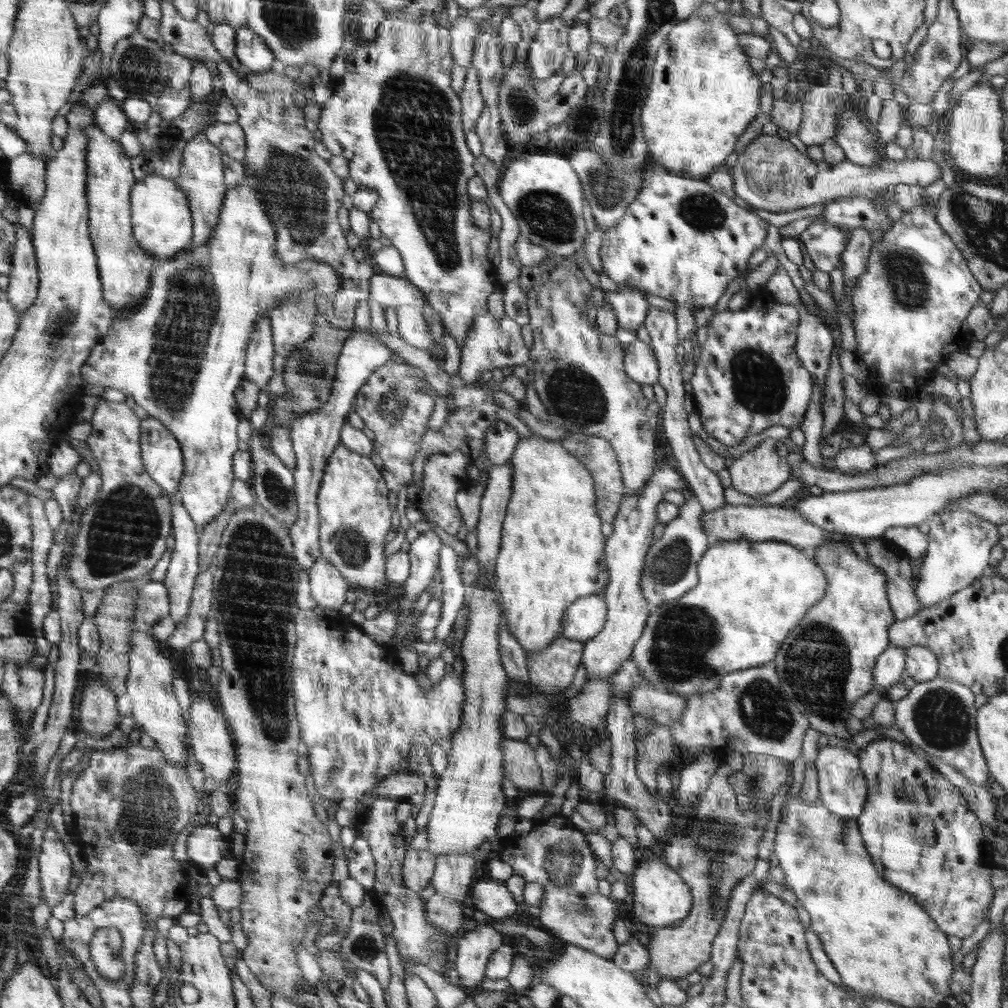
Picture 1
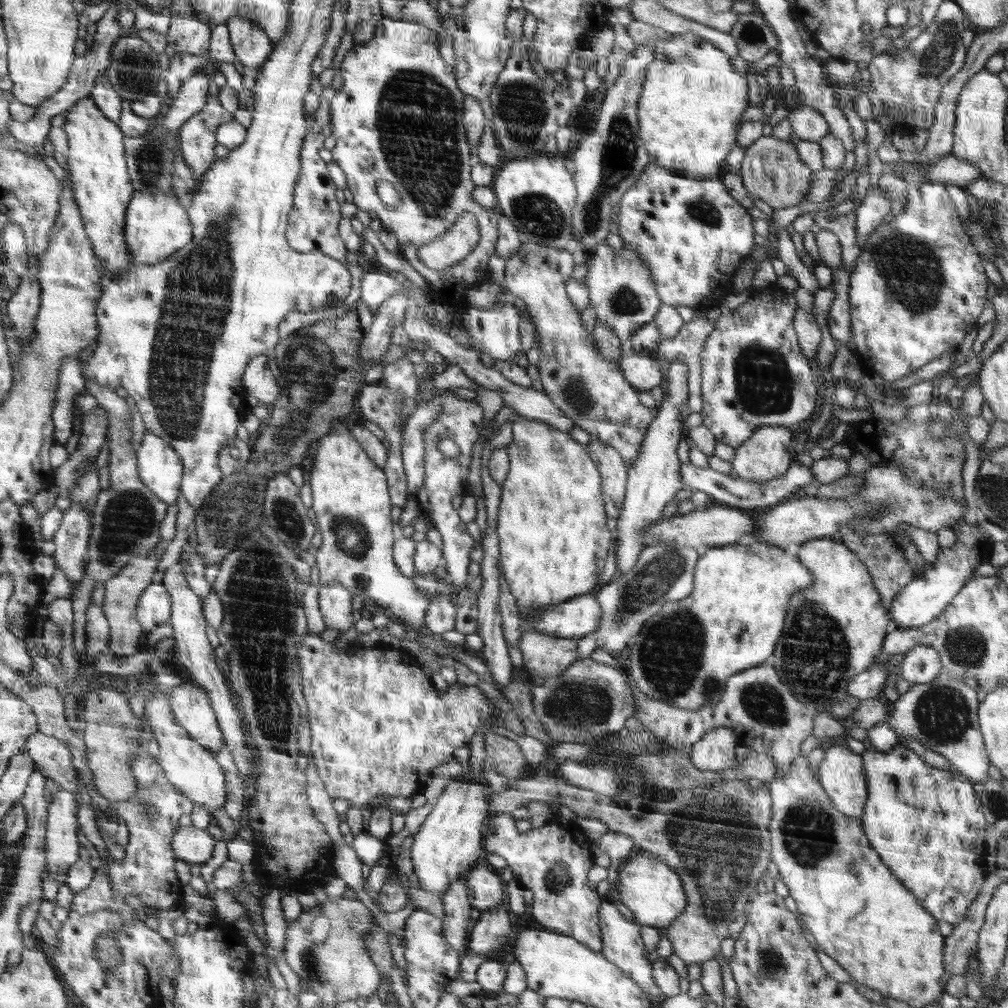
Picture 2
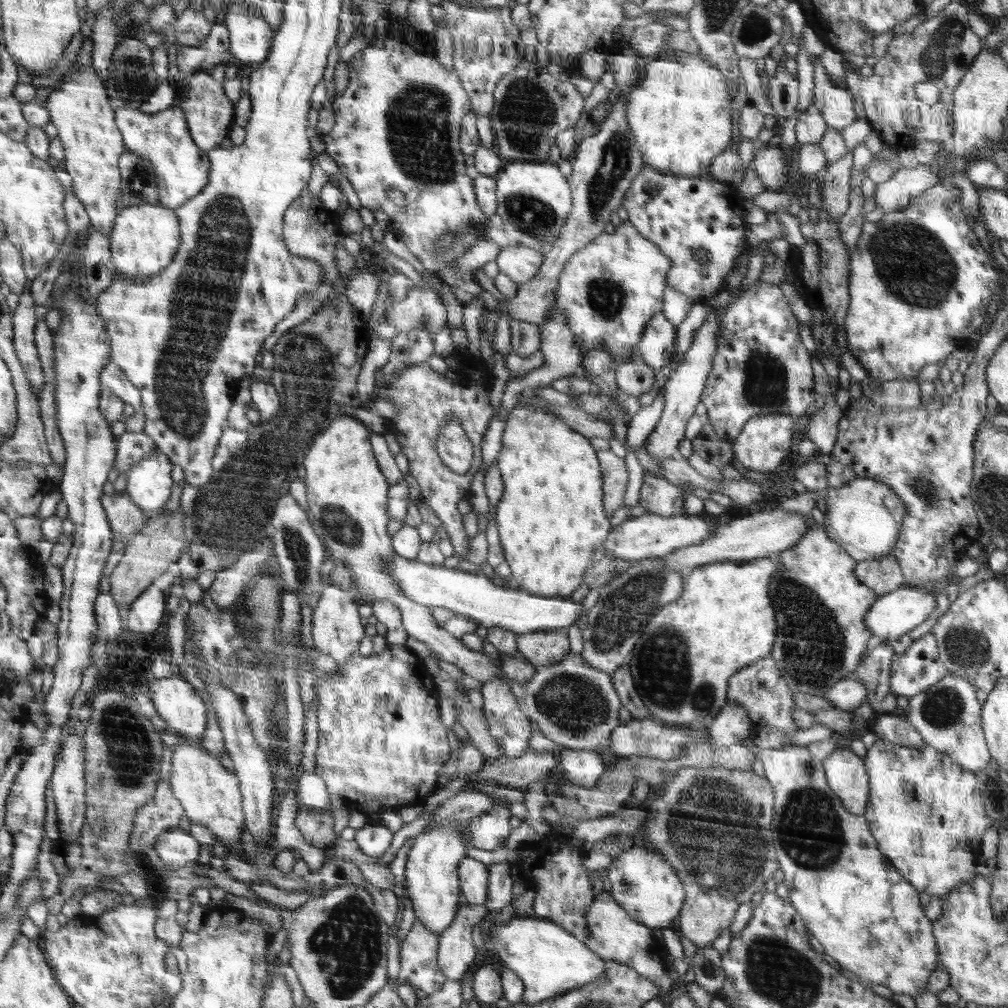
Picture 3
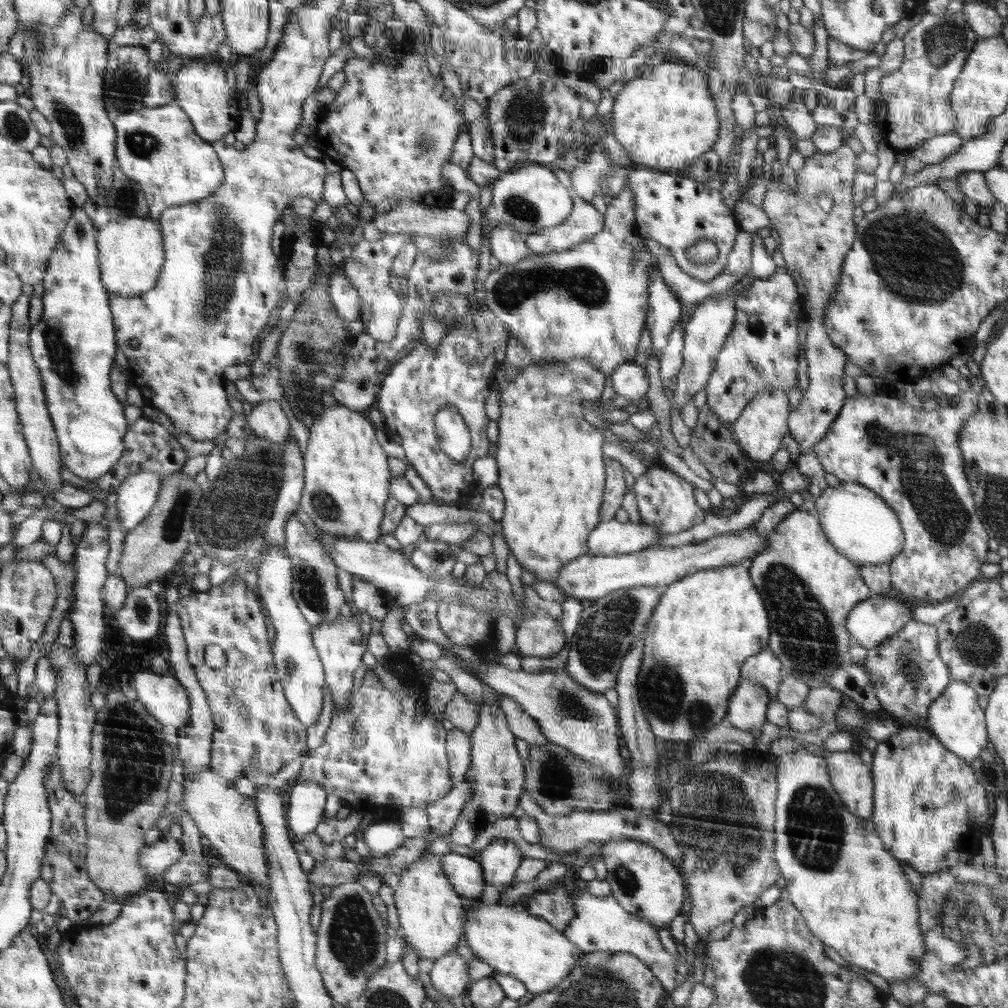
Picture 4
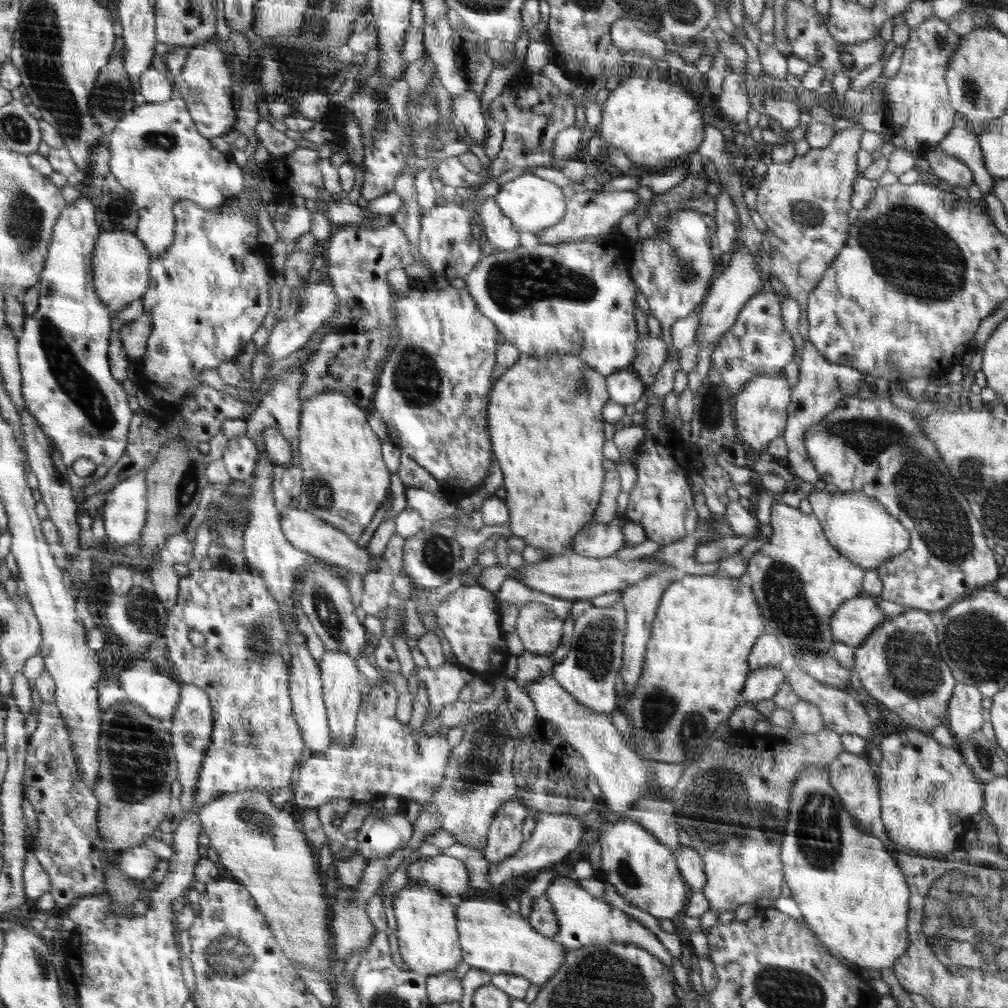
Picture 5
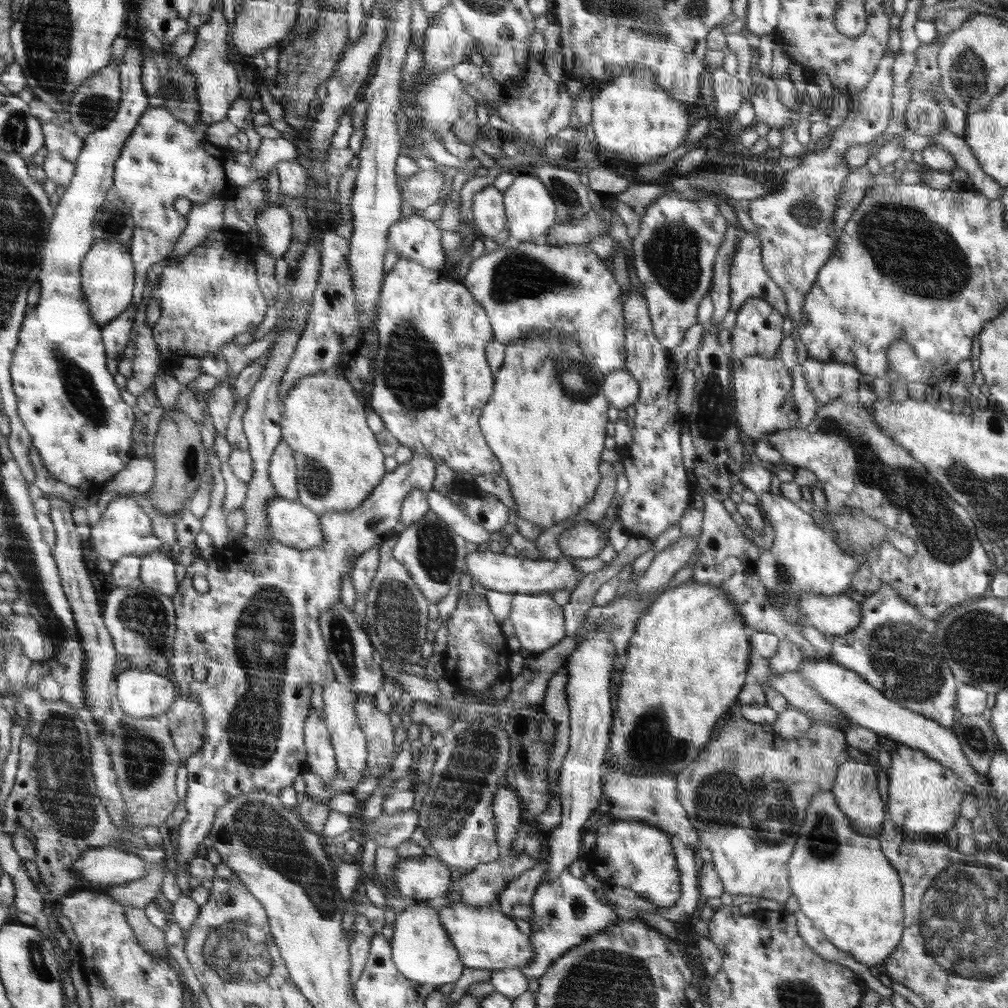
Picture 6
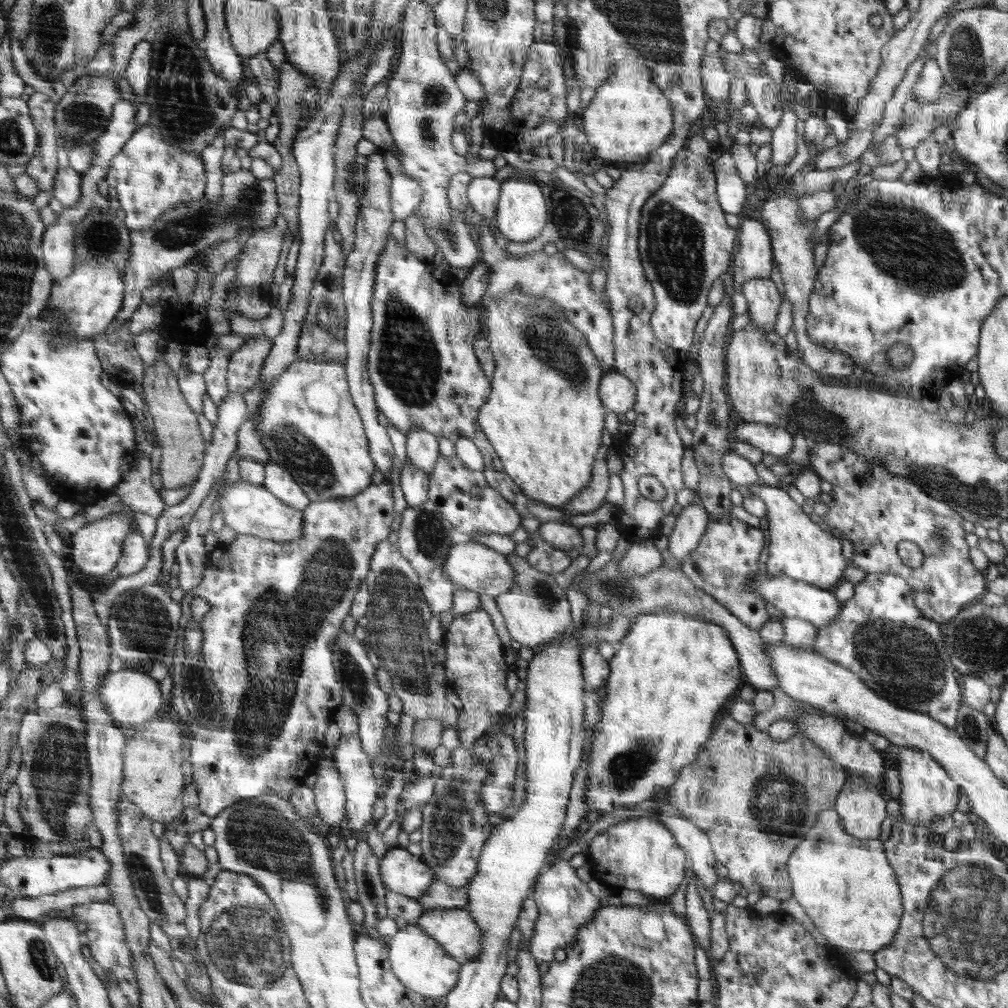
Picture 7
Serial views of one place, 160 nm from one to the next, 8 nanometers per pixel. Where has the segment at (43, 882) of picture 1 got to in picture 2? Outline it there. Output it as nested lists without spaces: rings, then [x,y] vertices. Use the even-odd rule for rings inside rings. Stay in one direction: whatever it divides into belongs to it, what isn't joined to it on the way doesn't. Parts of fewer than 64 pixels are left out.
[[[63,788],[47,808],[45,870],[59,885],[66,882],[70,866],[78,860],[78,822],[72,792]]]

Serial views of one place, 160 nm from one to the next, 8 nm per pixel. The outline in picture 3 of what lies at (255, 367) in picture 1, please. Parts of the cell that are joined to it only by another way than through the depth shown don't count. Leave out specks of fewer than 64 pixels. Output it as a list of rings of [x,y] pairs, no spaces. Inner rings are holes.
[[[252,376],[246,381],[251,392],[251,403],[259,414],[258,425],[266,424],[280,412],[279,398],[272,383],[267,383]]]

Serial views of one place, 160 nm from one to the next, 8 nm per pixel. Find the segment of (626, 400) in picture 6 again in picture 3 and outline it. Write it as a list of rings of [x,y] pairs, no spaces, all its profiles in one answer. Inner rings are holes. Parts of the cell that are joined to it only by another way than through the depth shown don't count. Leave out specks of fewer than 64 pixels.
[[[630,358],[613,368],[615,384],[621,392],[630,396],[640,396],[652,390],[654,370],[649,364],[644,364],[642,358]]]

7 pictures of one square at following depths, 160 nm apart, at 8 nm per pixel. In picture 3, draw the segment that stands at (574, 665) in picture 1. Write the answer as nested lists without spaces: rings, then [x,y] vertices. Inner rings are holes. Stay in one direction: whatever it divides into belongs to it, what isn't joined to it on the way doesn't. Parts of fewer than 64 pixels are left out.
[[[566,628],[517,633],[515,640],[524,660],[535,667],[552,666],[571,652]]]

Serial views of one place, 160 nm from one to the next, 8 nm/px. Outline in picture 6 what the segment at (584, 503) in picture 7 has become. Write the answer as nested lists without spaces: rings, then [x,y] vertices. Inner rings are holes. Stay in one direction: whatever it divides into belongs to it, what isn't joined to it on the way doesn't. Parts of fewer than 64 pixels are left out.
[[[602,462],[601,465],[602,481],[598,484],[596,495],[593,500],[582,508],[578,517],[581,521],[595,523],[598,518],[604,518],[606,508],[610,506],[612,494],[616,492],[616,470],[608,462]]]

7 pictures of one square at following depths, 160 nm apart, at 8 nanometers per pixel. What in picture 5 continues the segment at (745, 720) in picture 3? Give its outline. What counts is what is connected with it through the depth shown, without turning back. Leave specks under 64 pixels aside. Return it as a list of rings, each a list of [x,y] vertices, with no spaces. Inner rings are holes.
[[[780,664],[754,670],[750,673],[745,692],[742,692],[742,700],[750,708],[755,708],[755,702],[772,699],[783,682],[784,675],[780,671]]]

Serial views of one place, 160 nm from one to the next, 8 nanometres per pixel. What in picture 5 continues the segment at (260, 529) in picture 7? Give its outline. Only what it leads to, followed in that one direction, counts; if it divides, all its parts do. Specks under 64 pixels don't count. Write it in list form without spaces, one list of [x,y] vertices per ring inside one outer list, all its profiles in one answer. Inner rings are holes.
[[[289,508],[280,514],[281,529],[290,544],[298,550],[309,553],[318,559],[334,567],[356,572],[356,574],[368,575],[385,565],[385,561],[376,564],[374,558],[370,558],[366,547],[358,546],[357,542],[349,537],[341,529],[334,528],[332,524],[314,516],[300,508]]]

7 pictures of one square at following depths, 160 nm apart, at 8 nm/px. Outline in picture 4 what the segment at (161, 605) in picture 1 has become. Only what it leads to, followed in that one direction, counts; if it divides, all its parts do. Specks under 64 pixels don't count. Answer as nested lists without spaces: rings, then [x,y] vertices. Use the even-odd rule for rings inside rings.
[[[138,587],[128,593],[123,607],[115,613],[118,628],[132,640],[154,638],[160,632],[162,610],[158,597],[149,587]]]

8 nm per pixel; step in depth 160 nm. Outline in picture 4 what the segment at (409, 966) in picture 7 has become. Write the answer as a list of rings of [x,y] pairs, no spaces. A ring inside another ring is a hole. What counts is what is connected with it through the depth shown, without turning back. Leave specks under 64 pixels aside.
[[[421,855],[418,861],[409,864],[400,874],[393,888],[402,936],[415,948],[417,956],[427,962],[454,952],[462,936],[462,928],[465,928],[462,924],[464,906],[441,867],[441,857]]]

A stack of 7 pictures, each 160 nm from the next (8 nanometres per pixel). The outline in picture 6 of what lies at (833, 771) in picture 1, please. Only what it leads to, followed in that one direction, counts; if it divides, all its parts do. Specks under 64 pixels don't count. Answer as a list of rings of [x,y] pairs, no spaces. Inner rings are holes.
[[[848,758],[837,772],[836,782],[831,788],[840,809],[852,822],[852,827],[862,835],[874,837],[884,824],[884,802],[876,790],[876,772],[868,763]]]

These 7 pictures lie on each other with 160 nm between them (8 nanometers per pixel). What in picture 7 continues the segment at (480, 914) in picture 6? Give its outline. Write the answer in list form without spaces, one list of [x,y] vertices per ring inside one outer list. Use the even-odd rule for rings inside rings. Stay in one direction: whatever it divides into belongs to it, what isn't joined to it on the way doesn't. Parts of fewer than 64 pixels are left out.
[[[428,909],[412,921],[426,936],[438,944],[461,964],[472,963],[482,952],[482,932],[470,913],[461,909]]]

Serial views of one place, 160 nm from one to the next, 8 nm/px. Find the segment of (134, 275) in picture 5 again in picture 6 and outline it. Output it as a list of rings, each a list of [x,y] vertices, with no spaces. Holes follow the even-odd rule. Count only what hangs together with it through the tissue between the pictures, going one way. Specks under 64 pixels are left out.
[[[115,240],[98,241],[85,255],[81,280],[83,293],[88,300],[91,315],[99,325],[116,319],[133,302],[135,266],[131,250]]]

